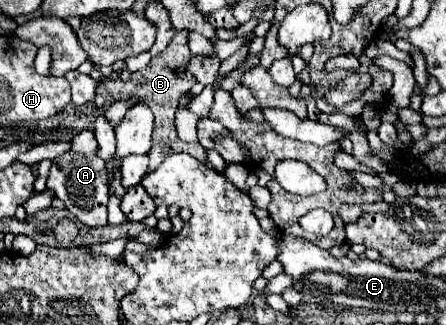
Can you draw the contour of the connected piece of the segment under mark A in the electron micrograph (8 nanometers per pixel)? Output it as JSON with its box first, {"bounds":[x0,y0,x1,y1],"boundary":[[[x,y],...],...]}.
{"bounds":[47,130,109,226],"boundary":[[[83,130],[71,140],[71,148],[55,158],[49,170],[47,188],[53,190],[67,206],[67,210],[87,226],[107,224],[107,202],[109,202],[109,172],[107,162],[97,154],[99,144],[93,130]]]}

